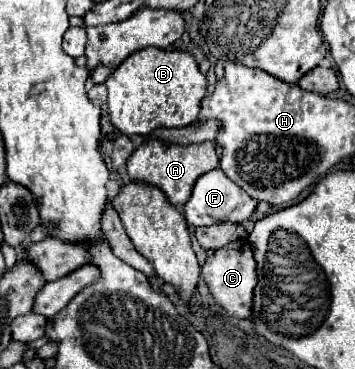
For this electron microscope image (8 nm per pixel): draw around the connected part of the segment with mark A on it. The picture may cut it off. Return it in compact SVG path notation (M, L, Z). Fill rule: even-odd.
M146 140L128 158L126 172L128 172L128 178L134 182L152 184L152 186L160 188L166 194L170 204L184 206L192 194L192 188L194 188L194 182L198 180L198 176L214 170L216 166L218 166L218 156L214 150L214 142L178 146L178 144L168 144L162 140Z

